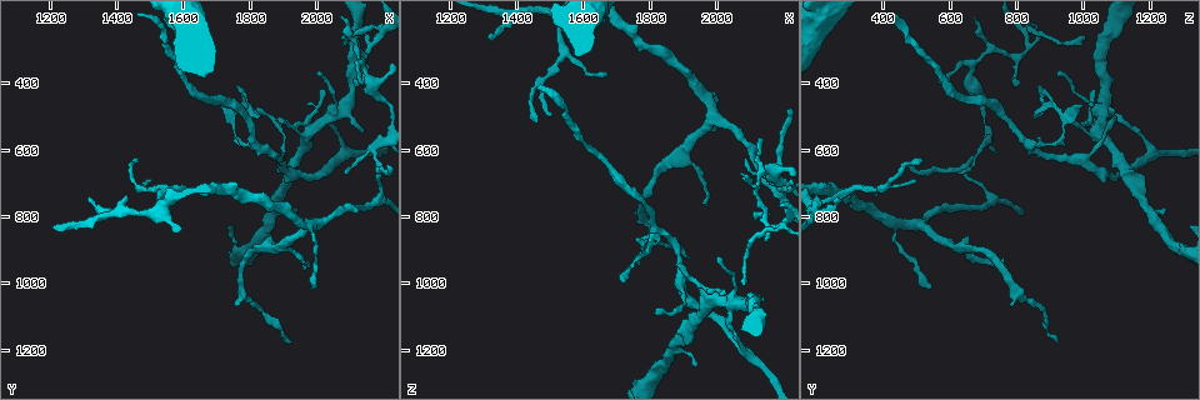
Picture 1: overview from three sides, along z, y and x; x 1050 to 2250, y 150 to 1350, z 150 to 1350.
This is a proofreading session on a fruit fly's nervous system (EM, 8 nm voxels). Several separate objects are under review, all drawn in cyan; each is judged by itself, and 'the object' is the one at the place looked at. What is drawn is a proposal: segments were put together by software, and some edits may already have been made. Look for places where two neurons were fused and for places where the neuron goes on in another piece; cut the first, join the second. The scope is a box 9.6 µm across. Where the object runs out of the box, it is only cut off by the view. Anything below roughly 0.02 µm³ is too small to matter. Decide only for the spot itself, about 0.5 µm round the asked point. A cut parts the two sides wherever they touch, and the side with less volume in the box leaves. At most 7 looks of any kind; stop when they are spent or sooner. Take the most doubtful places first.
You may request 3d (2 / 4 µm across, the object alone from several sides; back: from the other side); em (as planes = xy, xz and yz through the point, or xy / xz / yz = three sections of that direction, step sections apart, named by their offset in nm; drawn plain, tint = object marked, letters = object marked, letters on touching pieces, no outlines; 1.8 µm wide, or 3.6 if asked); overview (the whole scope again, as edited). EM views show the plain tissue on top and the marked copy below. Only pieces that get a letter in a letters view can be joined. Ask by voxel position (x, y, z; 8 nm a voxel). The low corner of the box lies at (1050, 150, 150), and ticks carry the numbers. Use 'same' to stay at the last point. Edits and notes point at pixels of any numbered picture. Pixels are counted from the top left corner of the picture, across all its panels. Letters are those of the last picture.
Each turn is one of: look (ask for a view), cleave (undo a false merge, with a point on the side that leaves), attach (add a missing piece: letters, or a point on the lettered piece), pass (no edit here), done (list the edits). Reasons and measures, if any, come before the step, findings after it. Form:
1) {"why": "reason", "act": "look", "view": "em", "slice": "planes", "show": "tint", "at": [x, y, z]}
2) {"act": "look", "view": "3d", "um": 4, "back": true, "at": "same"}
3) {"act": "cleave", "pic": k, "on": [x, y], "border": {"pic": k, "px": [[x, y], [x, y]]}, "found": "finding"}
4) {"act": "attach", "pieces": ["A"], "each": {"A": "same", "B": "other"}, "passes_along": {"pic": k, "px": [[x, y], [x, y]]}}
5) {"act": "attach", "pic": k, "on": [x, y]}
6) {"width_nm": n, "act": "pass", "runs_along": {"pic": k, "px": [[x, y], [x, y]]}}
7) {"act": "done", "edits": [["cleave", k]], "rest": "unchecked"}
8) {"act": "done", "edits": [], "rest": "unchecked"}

{"why": "three arms meet", "act": "look", "view": "3d", "um": 2, "back": true, "at": [2050, 480, 1060]}

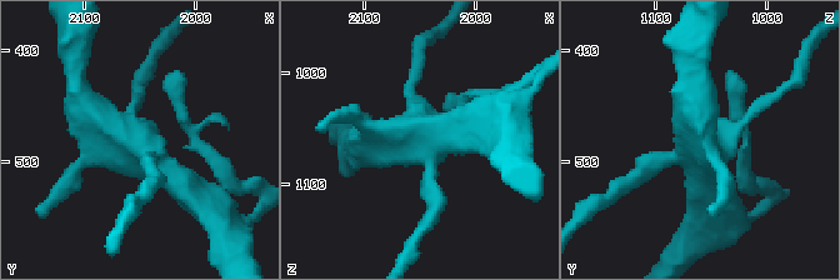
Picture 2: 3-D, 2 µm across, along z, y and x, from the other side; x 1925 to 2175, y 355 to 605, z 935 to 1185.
{"act": "look", "view": "em", "slice": "yz", "step": 4, "show": "letters", "at": [2054, 482, 1058]}

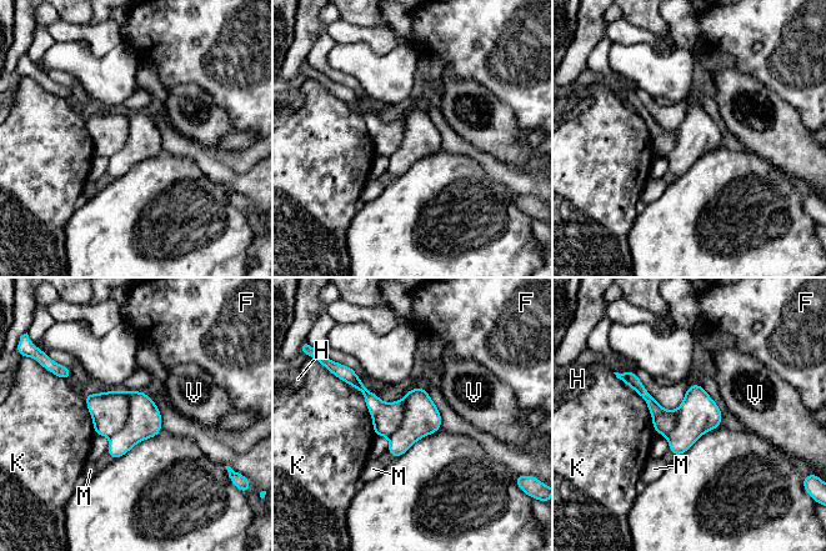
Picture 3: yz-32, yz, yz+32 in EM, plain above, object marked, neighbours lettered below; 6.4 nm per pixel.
{"longest_contact_nm": ["K", 460], "act": "cleave", "pic": 3, "on": [109, 410], "each": {"F": "other", "H": "other", "K": "other", "M": "other", "V": "other"}, "part_leaving": {"pic": 3, "px": [[630, 377], [660, 415], [665, 431]]}, "found": "a second neuron is stuck on"}

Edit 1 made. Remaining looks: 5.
{"why": "narrows sharply", "act": "look", "view": "em", "slice": "planes", "show": "tint", "at": [2130, 310, 710]}

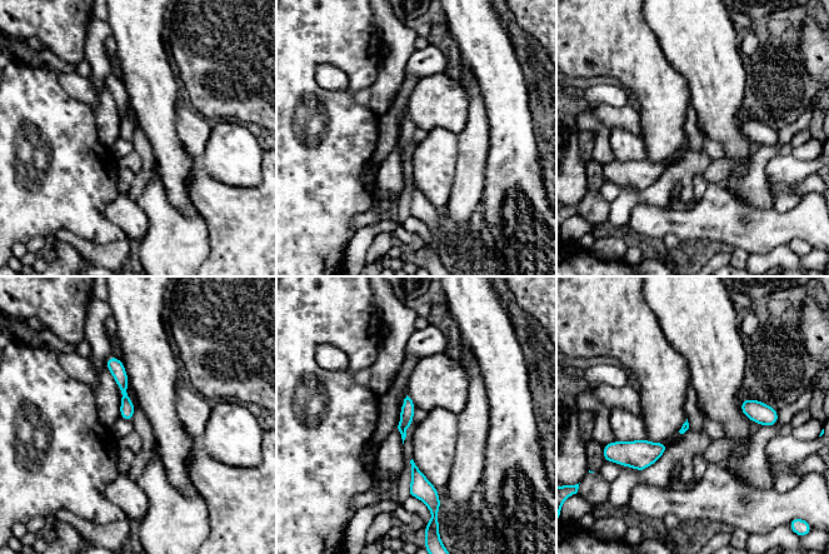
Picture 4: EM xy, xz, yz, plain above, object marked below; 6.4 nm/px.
{"act": "look", "view": "em", "slice": "planes", "show": "letters", "at": "same"}

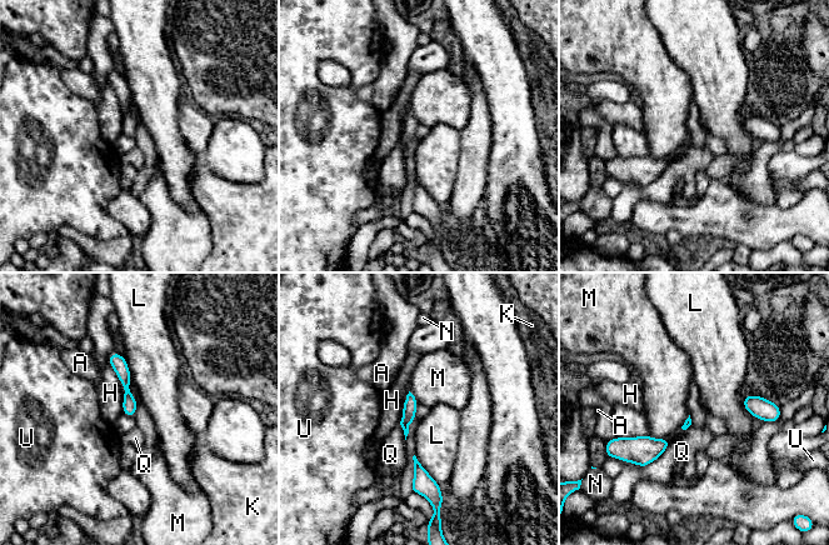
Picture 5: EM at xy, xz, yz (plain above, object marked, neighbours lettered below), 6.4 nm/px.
{"act": "pass", "each": {"A": "other", "H": "other", "K": "other", "L": "other", "M": "other", "N": "other", "Q": "other", "U": "other"}, "runs_along": {"pic": 5, "px": [[114, 355], [125, 376], [131, 413]]}, "found": "continuous, no second neuron"}

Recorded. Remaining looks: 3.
{"why": "free end", "act": "look", "view": "3d", "um": 2, "at": [1940, 780, 1250]}

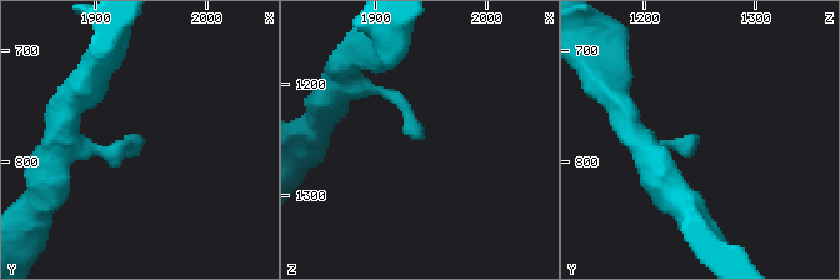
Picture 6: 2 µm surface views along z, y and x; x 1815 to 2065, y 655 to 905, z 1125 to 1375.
{"why": "now the EM", "act": "look", "view": "em", "slice": "planes", "show": "letters", "at": [1934, 778, 1252]}

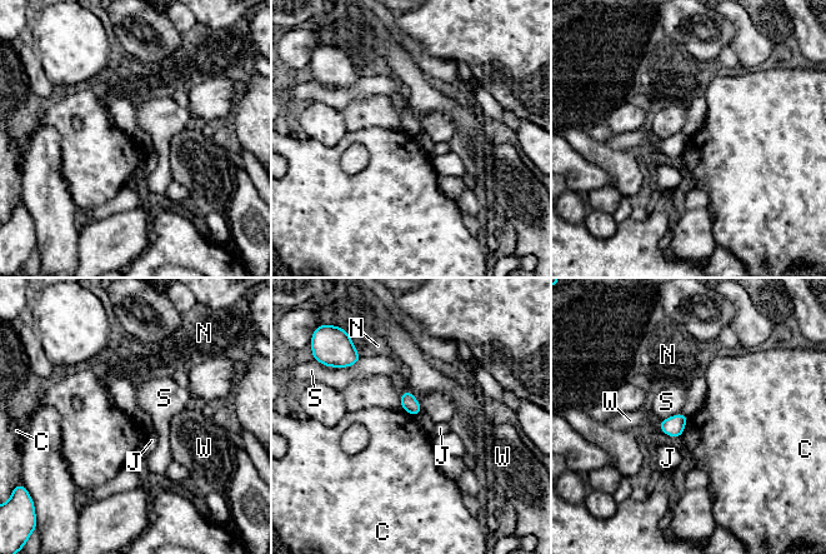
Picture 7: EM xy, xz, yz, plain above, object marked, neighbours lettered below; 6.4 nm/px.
{"act": "pass", "each": {"C": "other", "J": "other", "N": "other", "S": "other", "W": "other"}, "border": {"pic": 7, "px": [[690, 417], [680, 437]]}, "found": "no lettered piece goes on from it"}

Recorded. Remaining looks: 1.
{"act": "done", "edits": [["cleave", 3]], "rest": "unchecked"}

